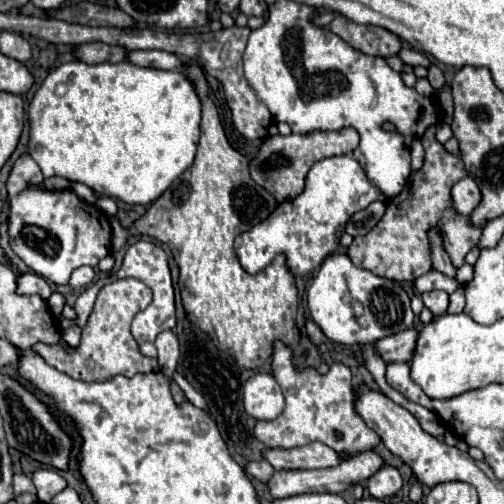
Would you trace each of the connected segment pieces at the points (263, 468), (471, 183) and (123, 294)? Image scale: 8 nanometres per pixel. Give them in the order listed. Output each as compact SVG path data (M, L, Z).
M261 460L261 462L247 462L245 472L247 472L247 474L251 474L253 478L261 480L261 482L267 482L267 480L269 480L269 476L273 476L275 468L273 468L267 460Z
M471 176L459 180L453 186L451 196L453 196L453 206L461 214L471 214L481 202L481 190L479 190L479 186L475 184L475 180Z
M125 278L113 284L107 284L97 296L93 316L89 316L89 324L83 328L83 338L77 348L69 350L69 346L65 346L63 342L59 344L39 344L37 342L33 346L33 352L39 354L49 366L71 376L73 380L83 380L83 382L103 382L117 374L133 378L135 374L159 372L157 358L143 356L139 350L139 344L129 332L133 316L139 310L147 308L151 300L153 300L153 294L141 280Z

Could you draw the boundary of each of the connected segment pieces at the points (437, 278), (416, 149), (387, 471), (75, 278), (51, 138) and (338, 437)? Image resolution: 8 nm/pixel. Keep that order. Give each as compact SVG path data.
M429 270L427 274L419 276L415 280L415 288L417 292L431 292L431 290L445 290L445 292L455 292L459 288L459 282L453 280L453 278L447 278L447 276L441 276L441 272L437 270Z
M413 140L413 144L411 144L411 166L413 166L413 170L417 170L417 168L421 168L421 164L423 164L423 146L421 146L421 140Z
M383 466L367 480L367 490L373 498L383 500L383 498L393 496L401 488L401 484L403 482L401 482L399 470L393 466Z
M85 266L85 268L77 268L77 272L73 272L73 276L71 276L71 280L69 280L69 286L75 288L75 290L79 290L79 288L91 284L93 278L95 278L93 268L89 268L89 266Z
M75 60L75 62L69 62L69 64L61 64L59 68L55 68L53 72L47 74L43 84L35 92L27 114L29 114L29 144L27 144L27 150L29 150L31 158L39 164L45 178L61 176L69 182L87 184L89 188L95 190L97 196L117 198L117 200L123 200L127 204L149 204L153 200L157 200L171 186L171 182L191 166L191 162L195 158L195 152L197 152L197 140L199 140L201 102L195 94L193 84L189 84L189 80L183 72L137 68L137 66L125 64L125 62L119 62L119 64L109 64L109 62L105 62L105 64L85 64L85 62Z
M277 342L273 352L273 376L285 396L285 410L273 422L257 422L255 438L263 444L293 448L319 440L337 452L357 454L373 450L381 442L381 438L355 414L351 370L345 364L333 364L325 376L313 368L295 370L291 364L291 350Z

